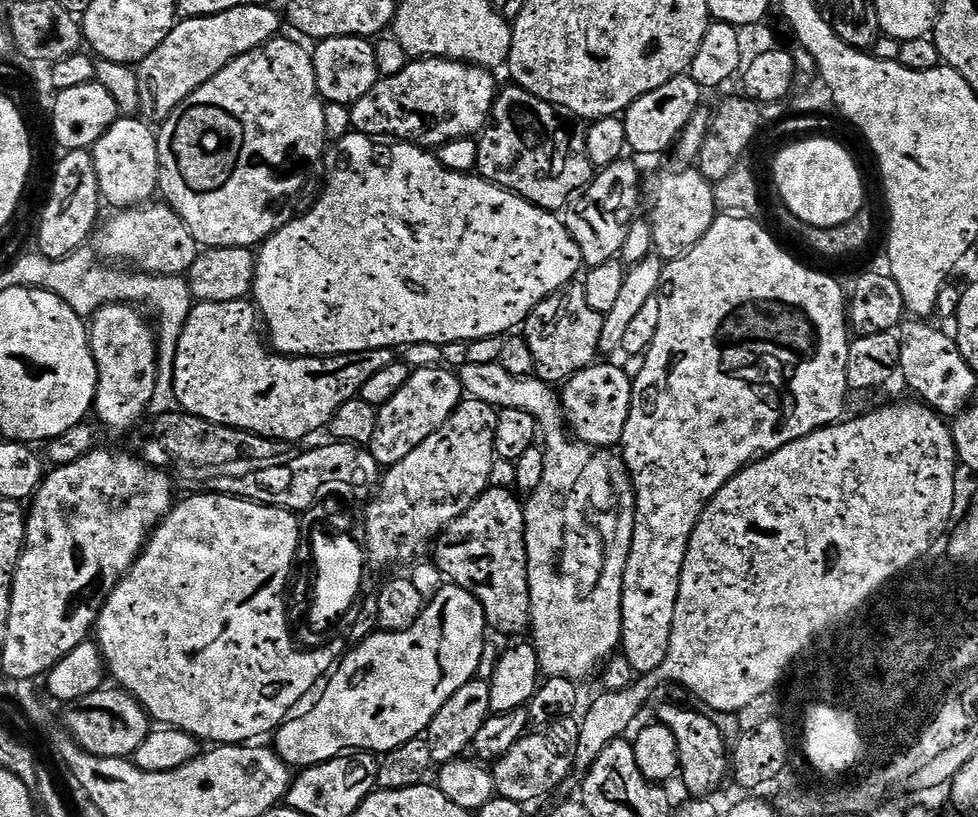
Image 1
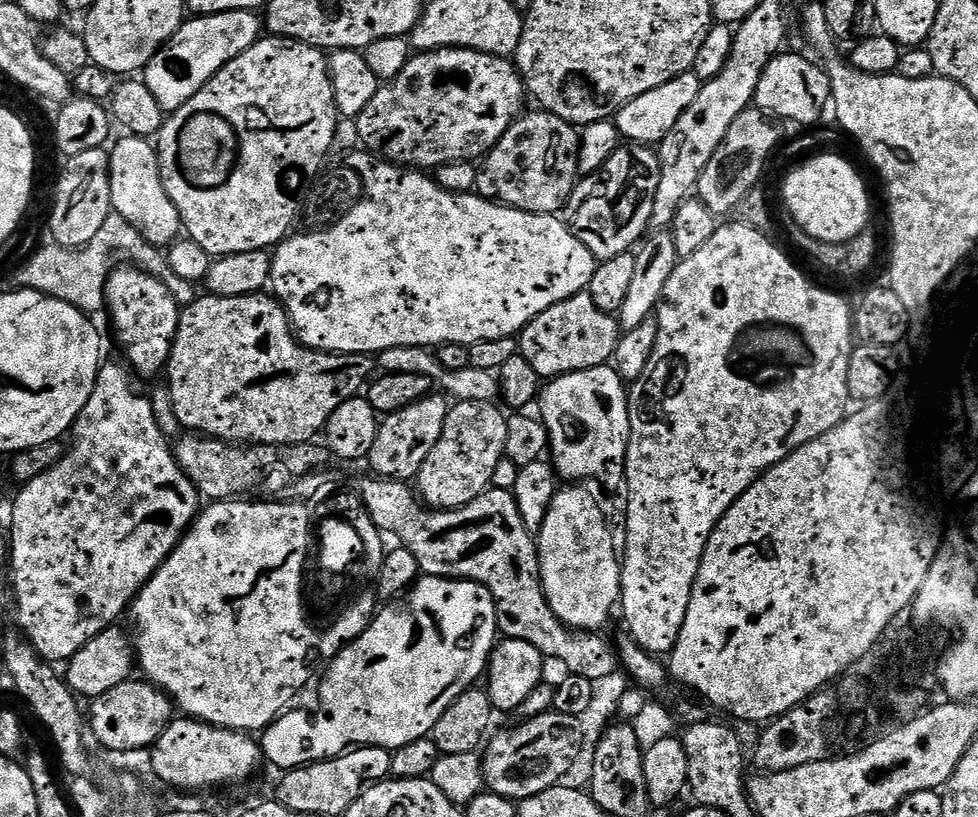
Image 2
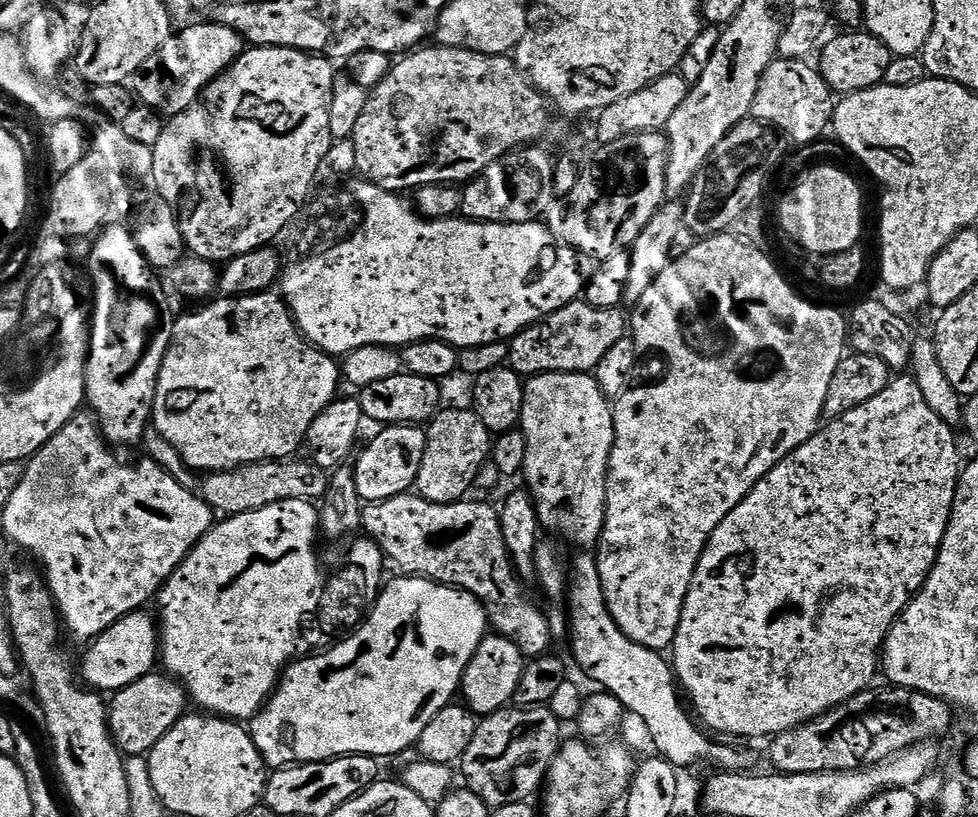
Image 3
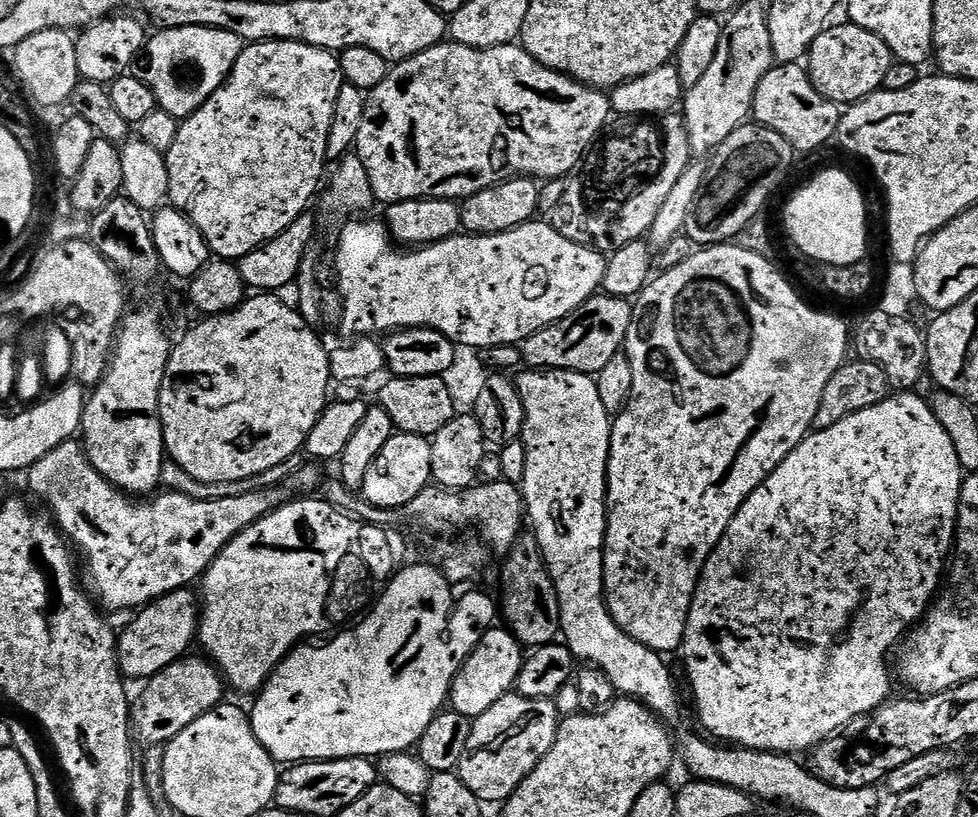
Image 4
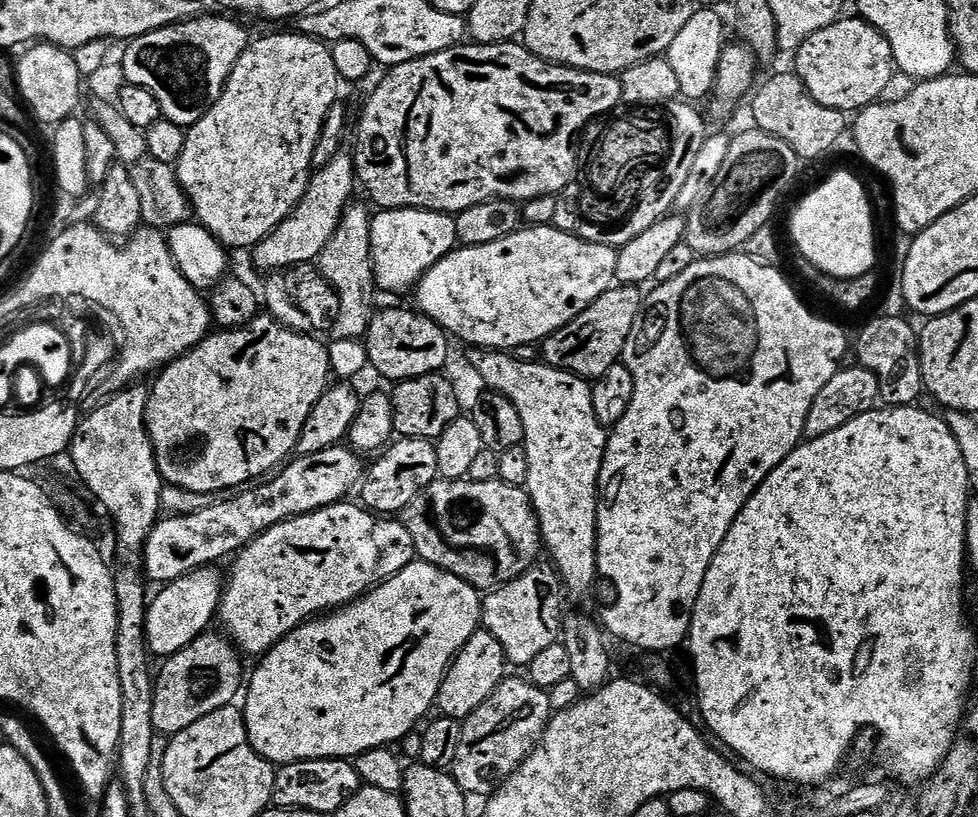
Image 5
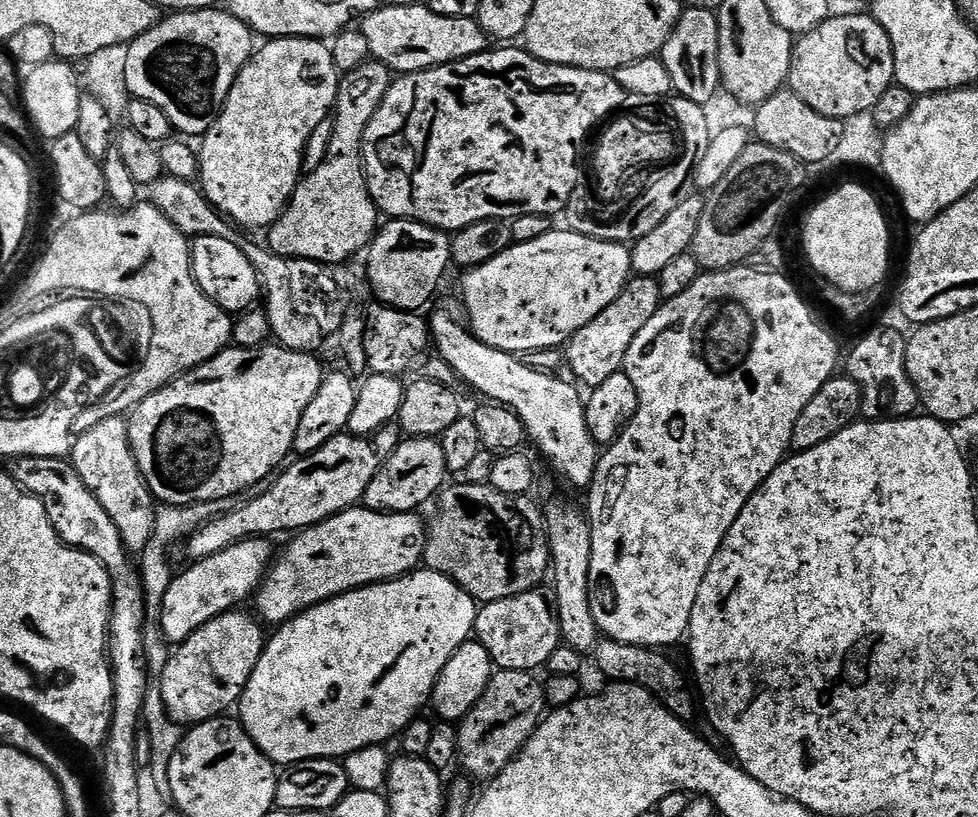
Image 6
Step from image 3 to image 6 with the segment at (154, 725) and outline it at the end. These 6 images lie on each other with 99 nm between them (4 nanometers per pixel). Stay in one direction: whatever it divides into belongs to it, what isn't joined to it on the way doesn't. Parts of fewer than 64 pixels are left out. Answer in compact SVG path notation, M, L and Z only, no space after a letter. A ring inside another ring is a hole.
M233 610L215 616L206 626L194 630L190 638L179 645L171 653L163 672L158 676L158 687L162 700L166 702L166 710L170 718L181 726L195 726L223 717L227 708L235 709L240 703L240 696L250 682L250 674L254 674L254 666L258 666L258 658L262 658L266 643L266 628L251 611Z

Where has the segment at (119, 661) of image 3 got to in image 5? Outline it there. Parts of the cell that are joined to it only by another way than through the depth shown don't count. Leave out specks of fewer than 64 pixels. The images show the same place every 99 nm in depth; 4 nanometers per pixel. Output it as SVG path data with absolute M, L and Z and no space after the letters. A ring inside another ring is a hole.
M216 566L199 568L197 572L191 572L189 576L178 578L173 584L163 585L159 589L160 593L156 597L154 595L151 597L148 606L148 617L144 623L144 633L148 639L149 653L153 657L167 658L178 654L178 650L190 646L190 642L194 642L213 627L212 620L214 624L220 611L220 600L224 596L226 583L225 573L220 573L218 569L219 567Z

